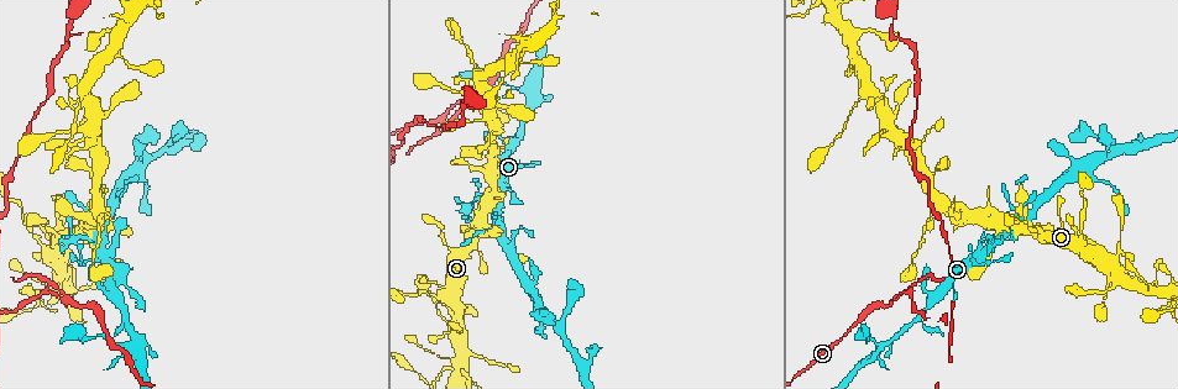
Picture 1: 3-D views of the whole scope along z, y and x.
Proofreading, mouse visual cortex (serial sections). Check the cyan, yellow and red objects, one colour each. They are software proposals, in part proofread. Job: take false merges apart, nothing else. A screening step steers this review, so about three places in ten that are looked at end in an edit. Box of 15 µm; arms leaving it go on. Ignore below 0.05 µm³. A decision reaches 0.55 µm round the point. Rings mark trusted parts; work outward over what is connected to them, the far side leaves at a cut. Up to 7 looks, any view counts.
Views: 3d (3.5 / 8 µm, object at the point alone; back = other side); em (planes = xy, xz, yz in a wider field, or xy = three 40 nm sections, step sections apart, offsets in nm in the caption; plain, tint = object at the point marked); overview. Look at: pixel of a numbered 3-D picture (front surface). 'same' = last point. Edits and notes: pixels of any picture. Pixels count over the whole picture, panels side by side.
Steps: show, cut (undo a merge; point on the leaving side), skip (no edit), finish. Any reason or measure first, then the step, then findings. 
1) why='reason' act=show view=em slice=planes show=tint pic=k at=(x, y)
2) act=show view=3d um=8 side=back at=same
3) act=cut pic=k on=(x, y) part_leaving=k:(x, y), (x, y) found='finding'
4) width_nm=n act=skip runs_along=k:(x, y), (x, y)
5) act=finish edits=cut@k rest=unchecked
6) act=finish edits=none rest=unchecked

why='thick turns thin' act=show view=em slice=xy step=3 show=tint pic=1 at=(480, 195)

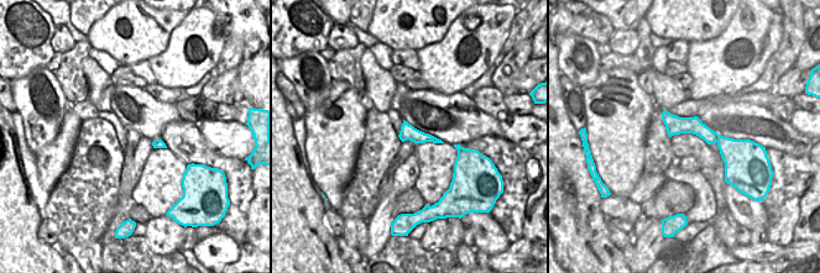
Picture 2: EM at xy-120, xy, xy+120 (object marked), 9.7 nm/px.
why='wider look' act=show view=3d um=3.5 at=same

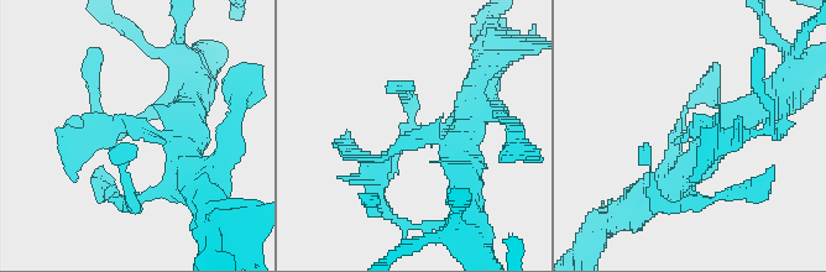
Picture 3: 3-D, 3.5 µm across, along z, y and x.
act=cut pic=3 on=(784, 126) part_leaving=3:(158, 135), (113, 124), (71, 173) found='two cells meet here'

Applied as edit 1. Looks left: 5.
act=show view=overview

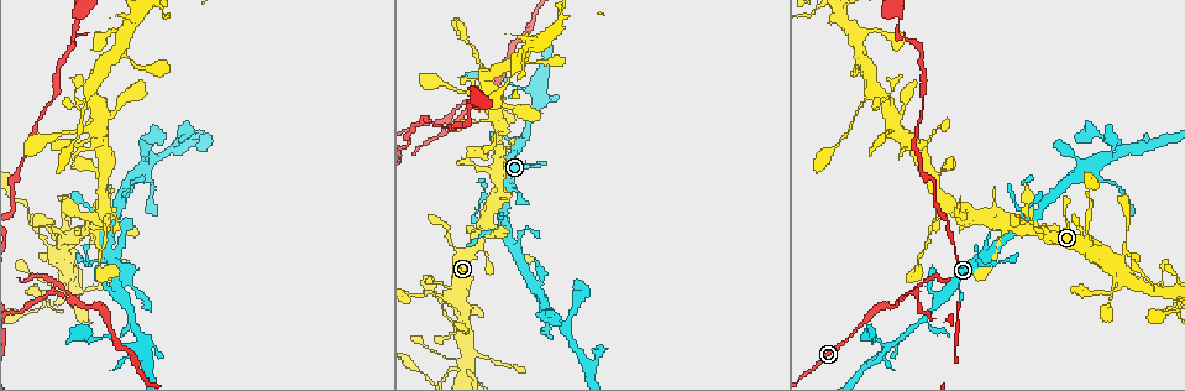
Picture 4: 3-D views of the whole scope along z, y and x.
why='arms run side by side' act=show view=3d um=3.5 pic=4 at=(73, 299)

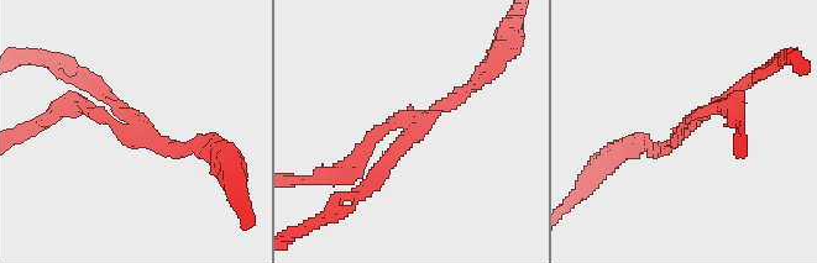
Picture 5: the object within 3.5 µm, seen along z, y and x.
arms=3 arm_widths_nm=150,150,150 why='need the tissue' act=show view=em slice=xy step=2 show=tint pic=5 at=(685, 127)

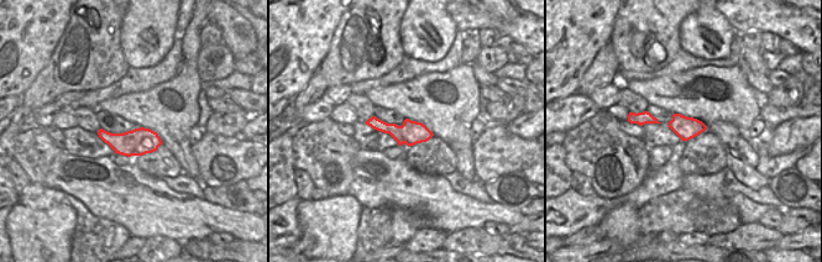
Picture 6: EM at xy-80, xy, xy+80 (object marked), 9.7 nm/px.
why='cut it another way' act=show view=em slice=planes show=tint at=same

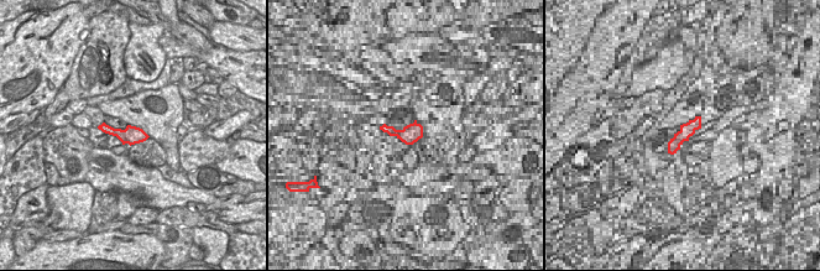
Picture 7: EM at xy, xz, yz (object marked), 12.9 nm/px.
act=cut pic=5 on=(53, 119) part_leaving=5:(129, 127), (87, 108), (33, 124) found='two cells meet here'

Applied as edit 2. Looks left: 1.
act=finish edits=cut@3,cut@5 rest=unchecked

